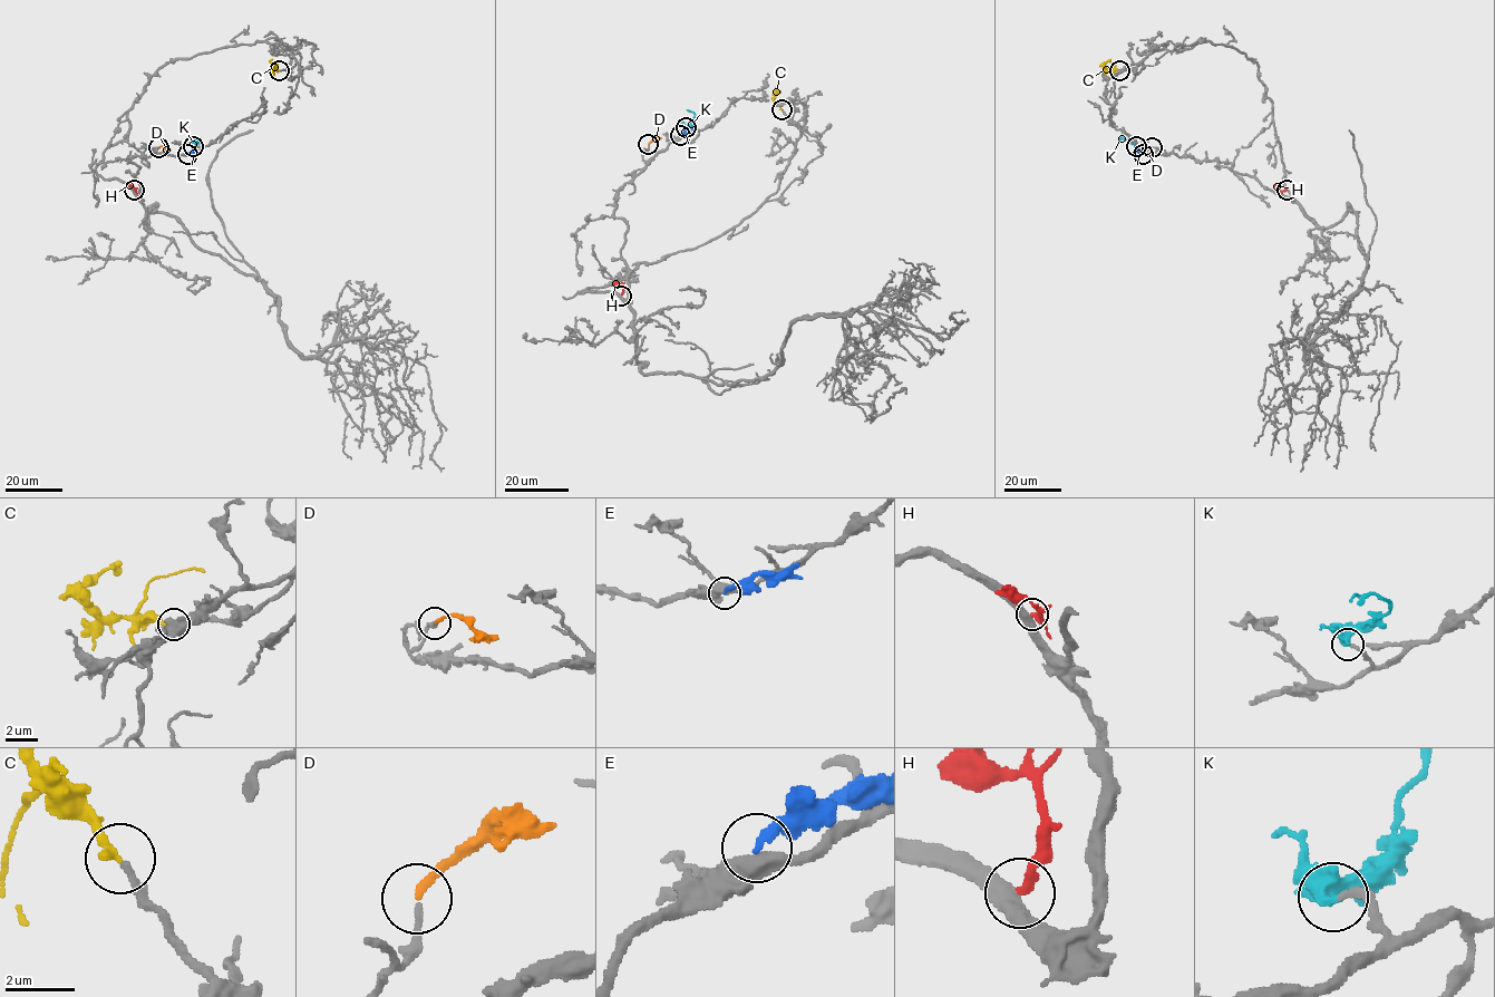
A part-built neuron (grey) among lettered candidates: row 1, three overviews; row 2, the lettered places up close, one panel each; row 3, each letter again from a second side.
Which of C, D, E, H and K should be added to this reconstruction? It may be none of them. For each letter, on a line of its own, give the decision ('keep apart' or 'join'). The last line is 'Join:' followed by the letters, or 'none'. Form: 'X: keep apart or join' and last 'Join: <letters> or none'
C: join
D: join
E: keep apart
H: keep apart
K: join
Join: C, D, K

